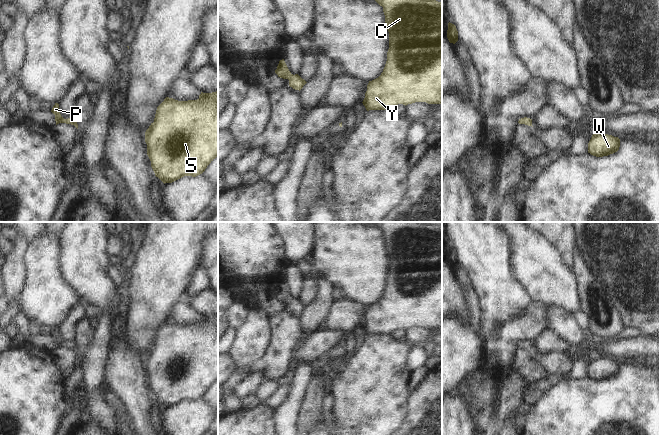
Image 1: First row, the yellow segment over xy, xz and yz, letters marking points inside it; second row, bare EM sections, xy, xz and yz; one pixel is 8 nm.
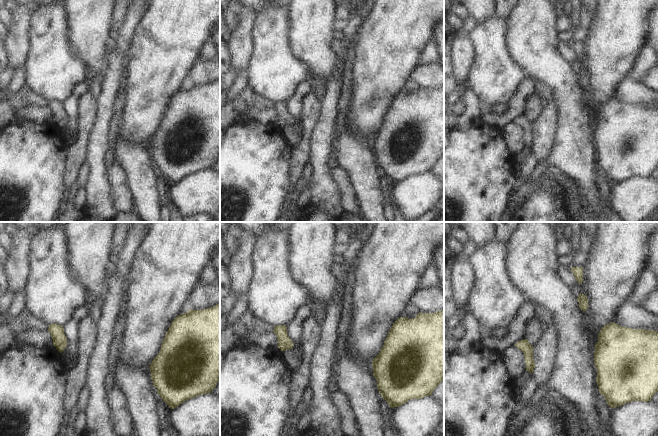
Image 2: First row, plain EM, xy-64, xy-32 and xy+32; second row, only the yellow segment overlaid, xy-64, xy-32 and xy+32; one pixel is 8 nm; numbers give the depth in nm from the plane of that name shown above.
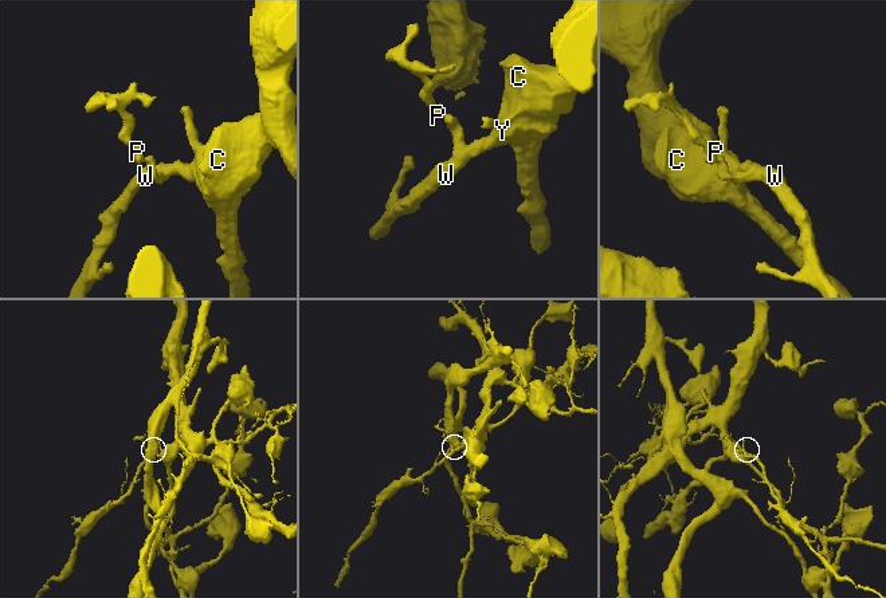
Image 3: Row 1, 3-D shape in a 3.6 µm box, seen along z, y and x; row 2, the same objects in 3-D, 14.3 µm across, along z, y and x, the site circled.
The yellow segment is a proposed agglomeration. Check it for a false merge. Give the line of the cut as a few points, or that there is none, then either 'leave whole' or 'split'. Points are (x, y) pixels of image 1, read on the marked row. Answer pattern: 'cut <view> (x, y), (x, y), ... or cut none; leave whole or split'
cut none; leave whole

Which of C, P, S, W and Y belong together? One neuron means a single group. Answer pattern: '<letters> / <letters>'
C P S W Y

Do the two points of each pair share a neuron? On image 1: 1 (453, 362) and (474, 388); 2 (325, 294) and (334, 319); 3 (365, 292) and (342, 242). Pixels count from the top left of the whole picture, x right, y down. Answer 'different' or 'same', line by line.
1: different
2: different
3: same

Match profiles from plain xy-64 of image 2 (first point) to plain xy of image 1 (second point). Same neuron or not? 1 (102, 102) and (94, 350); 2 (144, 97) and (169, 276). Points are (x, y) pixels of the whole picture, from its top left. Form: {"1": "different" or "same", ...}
{"1": "same", "2": "same"}

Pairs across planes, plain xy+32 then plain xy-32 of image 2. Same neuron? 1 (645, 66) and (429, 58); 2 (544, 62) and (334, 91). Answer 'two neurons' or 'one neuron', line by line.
1: one neuron
2: two neurons

